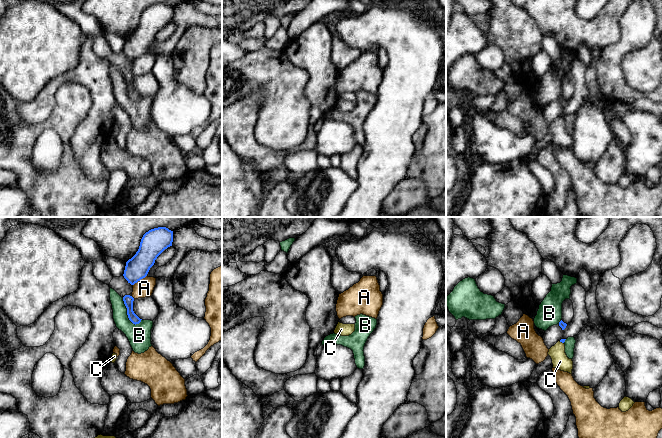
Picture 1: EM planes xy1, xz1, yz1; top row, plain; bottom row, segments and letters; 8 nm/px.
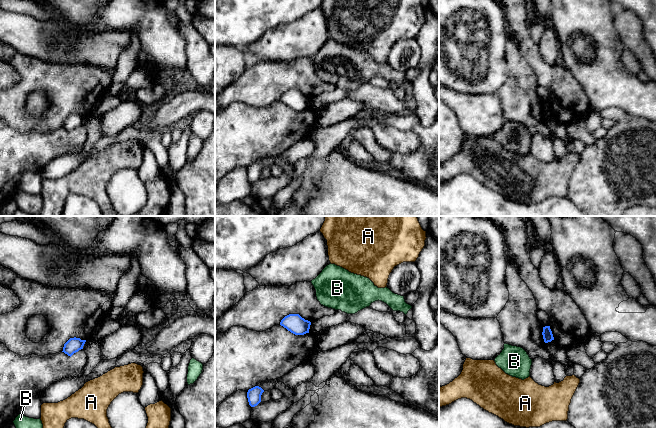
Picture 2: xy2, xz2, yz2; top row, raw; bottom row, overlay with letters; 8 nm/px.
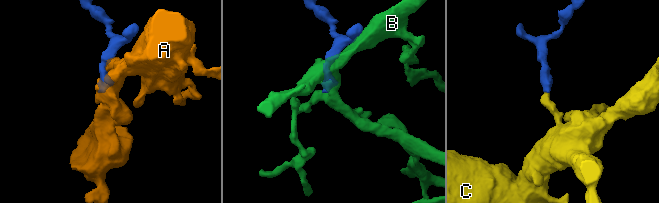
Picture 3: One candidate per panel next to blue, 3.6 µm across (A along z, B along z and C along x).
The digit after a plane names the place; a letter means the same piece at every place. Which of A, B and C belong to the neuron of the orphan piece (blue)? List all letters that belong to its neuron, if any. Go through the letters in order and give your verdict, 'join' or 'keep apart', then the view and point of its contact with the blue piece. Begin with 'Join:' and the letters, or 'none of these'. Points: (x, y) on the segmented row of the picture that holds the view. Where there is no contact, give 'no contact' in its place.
Join: C
A: keep apart; contact xy1 (139, 280)
B: keep apart; contact xy1 (127, 313)
C: join; contact yz1 (561, 341)

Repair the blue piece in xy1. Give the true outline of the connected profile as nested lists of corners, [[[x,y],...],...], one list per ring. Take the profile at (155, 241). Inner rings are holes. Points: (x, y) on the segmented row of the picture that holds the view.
[[[158,227],[146,232],[138,251],[126,262],[123,276],[128,283],[134,285],[145,278],[157,257],[172,246],[172,242],[173,231],[166,227]]]

